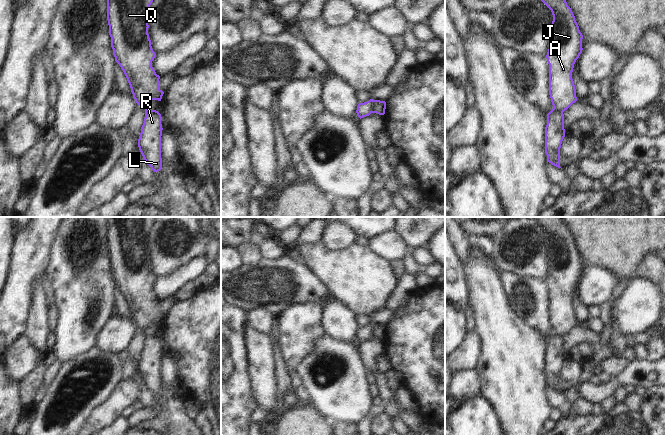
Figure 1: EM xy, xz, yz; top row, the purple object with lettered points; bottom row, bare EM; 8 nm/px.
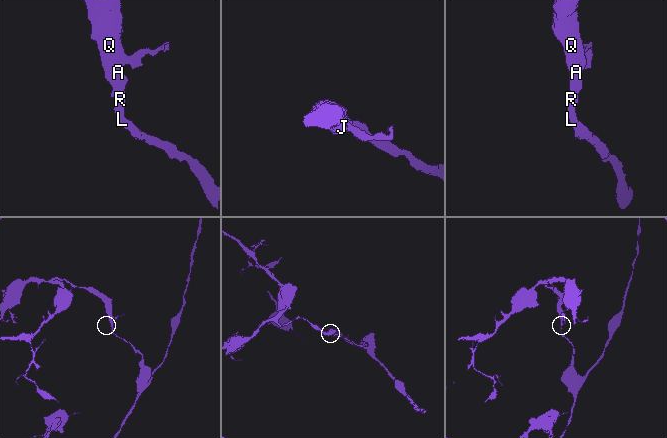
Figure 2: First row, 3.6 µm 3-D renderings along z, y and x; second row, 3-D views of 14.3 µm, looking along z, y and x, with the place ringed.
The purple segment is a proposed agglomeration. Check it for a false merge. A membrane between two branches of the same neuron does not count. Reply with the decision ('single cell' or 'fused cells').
fused cells

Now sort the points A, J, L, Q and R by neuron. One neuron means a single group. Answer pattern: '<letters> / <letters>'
A J Q / L R

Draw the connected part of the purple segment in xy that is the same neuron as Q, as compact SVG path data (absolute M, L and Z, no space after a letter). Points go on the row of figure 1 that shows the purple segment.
M107 0L107 20L115 61L127 78L135 102L145 111L146 106L152 100L161 101L164 94L159 87L160 76L152 67L156 54L151 46L147 21L148 10L152 2L153 0Z

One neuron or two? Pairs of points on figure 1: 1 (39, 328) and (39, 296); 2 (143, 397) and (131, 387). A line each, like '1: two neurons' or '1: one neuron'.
1: one neuron
2: two neurons

